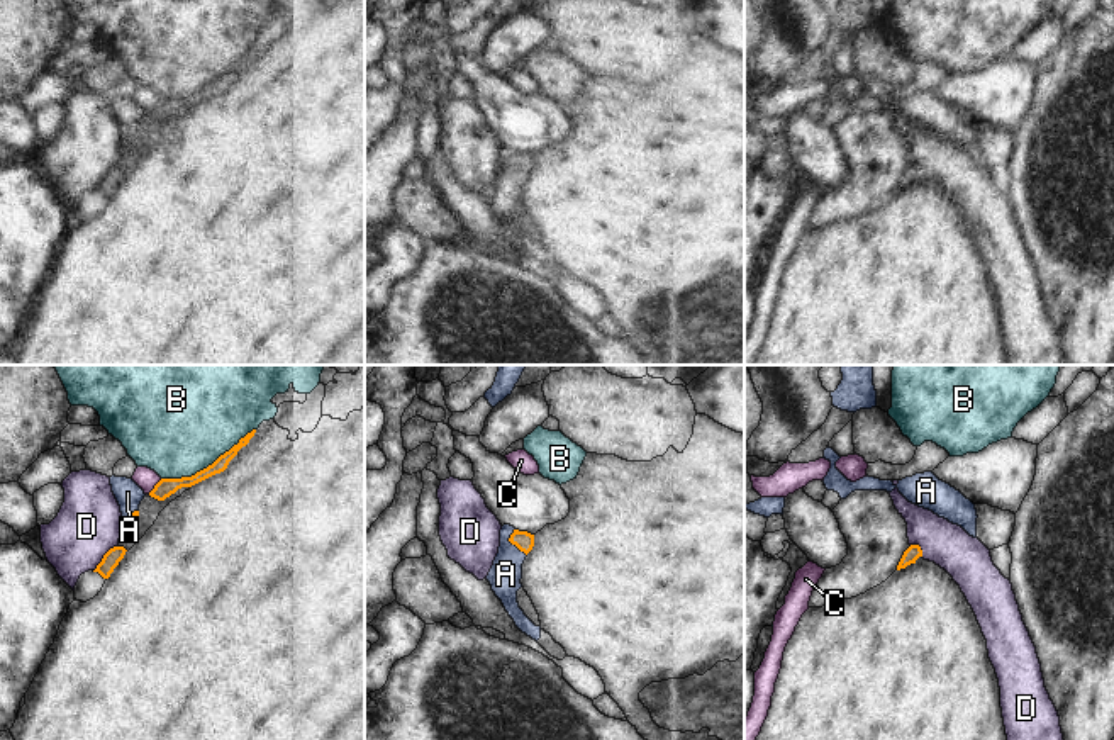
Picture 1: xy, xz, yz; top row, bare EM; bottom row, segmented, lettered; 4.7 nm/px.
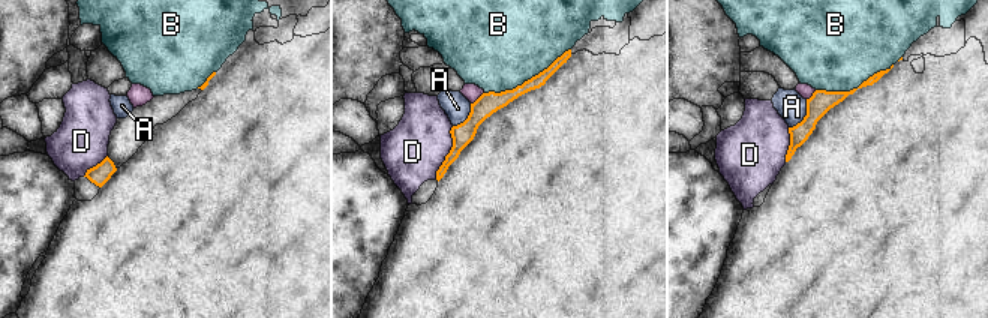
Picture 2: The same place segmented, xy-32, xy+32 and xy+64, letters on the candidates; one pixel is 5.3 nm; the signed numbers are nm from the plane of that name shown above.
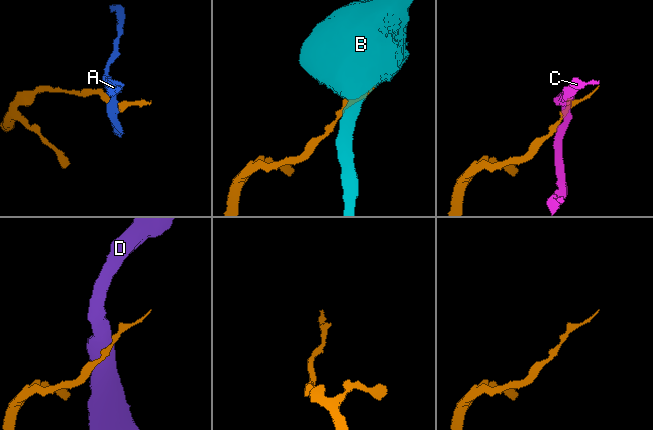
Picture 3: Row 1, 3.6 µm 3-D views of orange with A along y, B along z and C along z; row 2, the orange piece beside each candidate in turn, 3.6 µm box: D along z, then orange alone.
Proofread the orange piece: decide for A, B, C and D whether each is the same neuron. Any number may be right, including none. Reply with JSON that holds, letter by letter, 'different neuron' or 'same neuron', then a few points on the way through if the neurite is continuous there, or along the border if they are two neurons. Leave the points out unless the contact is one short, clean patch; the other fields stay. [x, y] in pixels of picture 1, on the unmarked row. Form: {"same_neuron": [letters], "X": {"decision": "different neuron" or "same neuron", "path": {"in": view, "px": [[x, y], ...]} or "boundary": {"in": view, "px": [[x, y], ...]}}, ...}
{"same_neuron": [], "A": {"decision": "different neuron", "boundary": {"in": "xz", "px": [[514, 148], [509, 160], [526, 175]]}}, "B": {"decision": "different neuron"}, "C": {"decision": "different neuron", "boundary": {"in": "xy", "px": [[161, 99], [148, 112]]}}, "D": {"decision": "different neuron", "boundary": {"in": "xy", "px": [[116, 165], [94, 190]]}}}

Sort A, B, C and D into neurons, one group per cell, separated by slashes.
A / B / C / D

